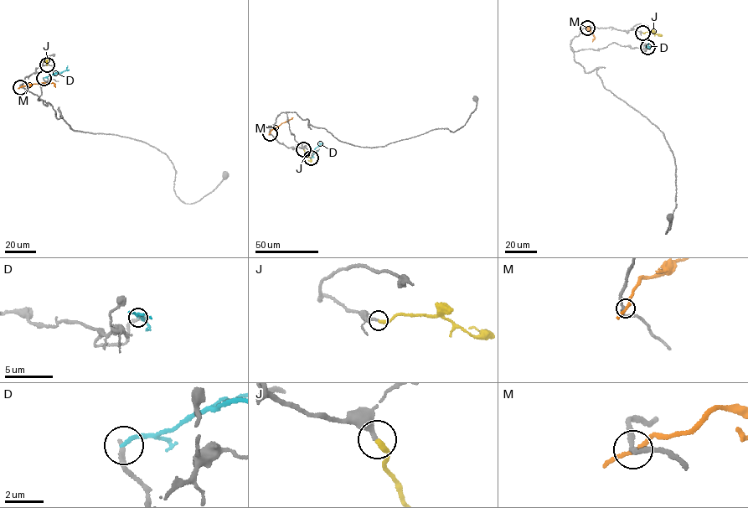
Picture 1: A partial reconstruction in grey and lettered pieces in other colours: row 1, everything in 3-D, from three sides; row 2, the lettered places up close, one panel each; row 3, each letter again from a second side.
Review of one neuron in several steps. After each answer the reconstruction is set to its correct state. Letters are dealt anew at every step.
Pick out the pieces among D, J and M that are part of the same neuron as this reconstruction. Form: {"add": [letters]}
{"add": ["J"]}

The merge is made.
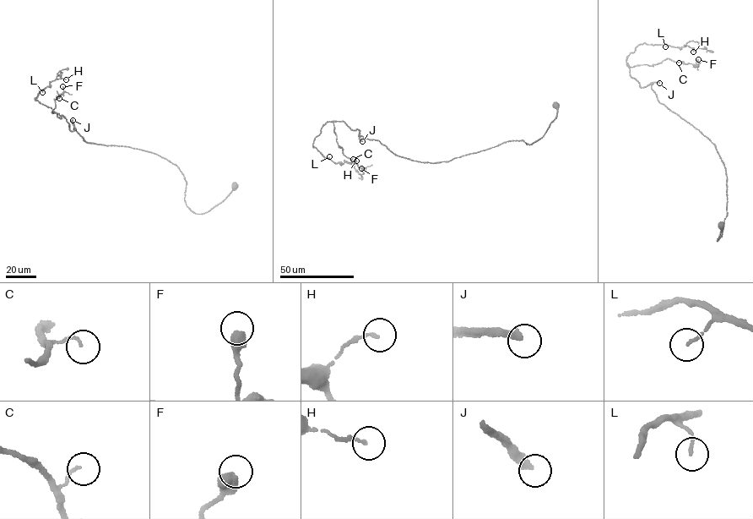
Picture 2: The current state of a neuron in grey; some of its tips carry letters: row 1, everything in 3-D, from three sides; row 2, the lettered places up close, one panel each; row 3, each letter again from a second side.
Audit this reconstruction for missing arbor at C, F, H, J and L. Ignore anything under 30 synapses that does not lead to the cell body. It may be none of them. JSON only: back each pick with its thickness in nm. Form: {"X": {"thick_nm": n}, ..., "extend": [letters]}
{"J": {"thick_nm": 280}, "extend": ["J"]}

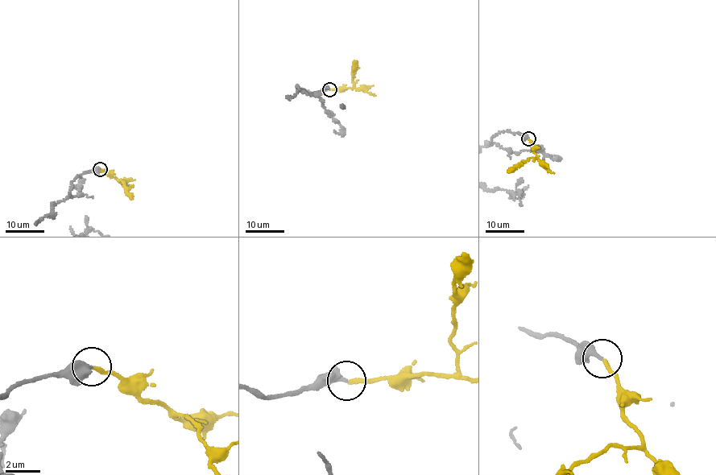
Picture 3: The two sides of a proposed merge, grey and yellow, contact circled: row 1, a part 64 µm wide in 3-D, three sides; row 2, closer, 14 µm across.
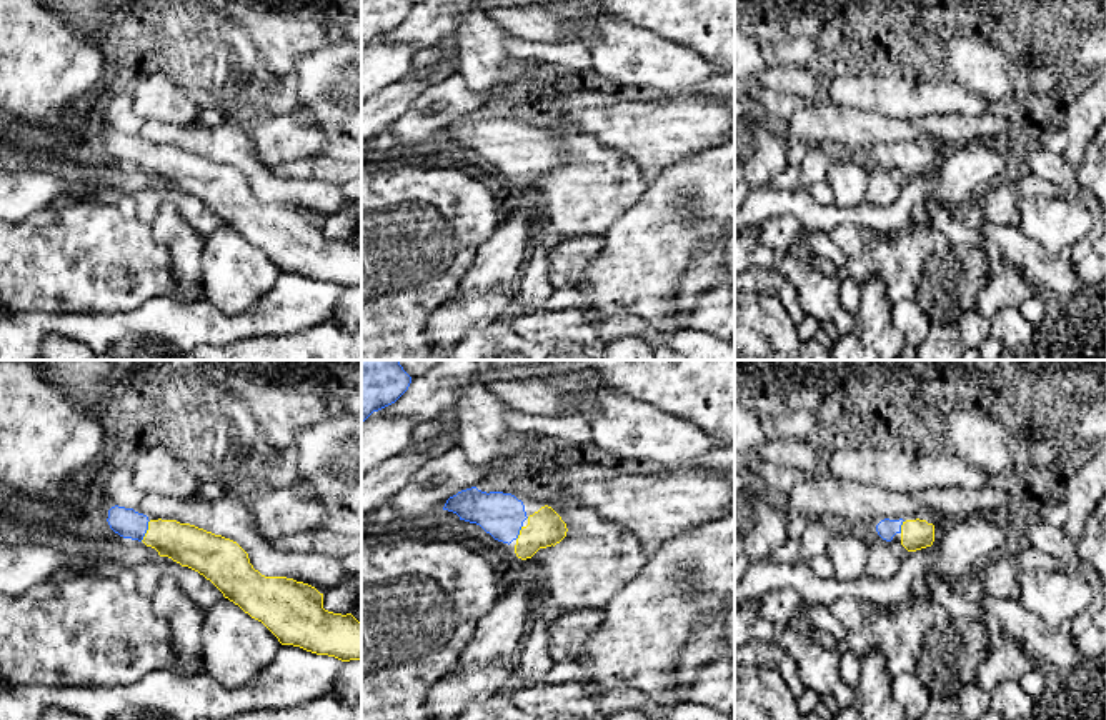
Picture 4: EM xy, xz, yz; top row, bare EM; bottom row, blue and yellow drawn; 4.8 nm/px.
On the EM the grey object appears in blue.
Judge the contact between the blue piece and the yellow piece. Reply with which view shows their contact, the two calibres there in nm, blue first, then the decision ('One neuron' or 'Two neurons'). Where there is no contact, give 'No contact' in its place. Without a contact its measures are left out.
Touches blue in xy. Thickness 140 nm (blue) against 200 nm. One neuron

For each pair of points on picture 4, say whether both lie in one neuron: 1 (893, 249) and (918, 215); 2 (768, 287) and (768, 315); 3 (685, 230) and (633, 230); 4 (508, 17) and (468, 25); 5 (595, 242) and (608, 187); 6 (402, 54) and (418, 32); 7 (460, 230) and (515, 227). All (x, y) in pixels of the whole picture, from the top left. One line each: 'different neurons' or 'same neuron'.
1: different neurons
2: different neurons
3: same neuron
4: different neurons
5: different neurons
6: different neurons
7: different neurons

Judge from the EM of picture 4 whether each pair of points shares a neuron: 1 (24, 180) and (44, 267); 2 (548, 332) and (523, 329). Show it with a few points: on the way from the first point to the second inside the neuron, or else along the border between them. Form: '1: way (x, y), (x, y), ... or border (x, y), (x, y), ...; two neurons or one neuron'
1: border (50, 205), (39, 207), (17, 222); two neurons
2: way (542, 329), (530, 329); one neuron

